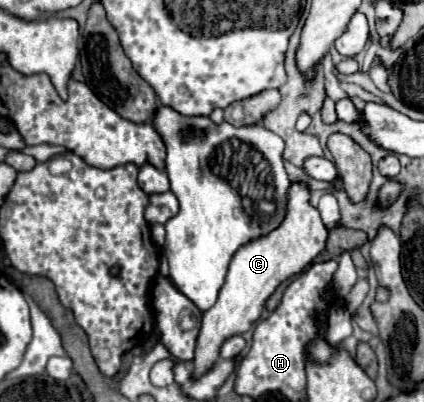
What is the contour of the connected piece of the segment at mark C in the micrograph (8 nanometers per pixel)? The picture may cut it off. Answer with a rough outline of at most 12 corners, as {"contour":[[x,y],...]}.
{"contour":[[309,188],[287,216],[237,250],[217,304],[203,312],[193,378],[247,332],[287,278],[325,248]]}

